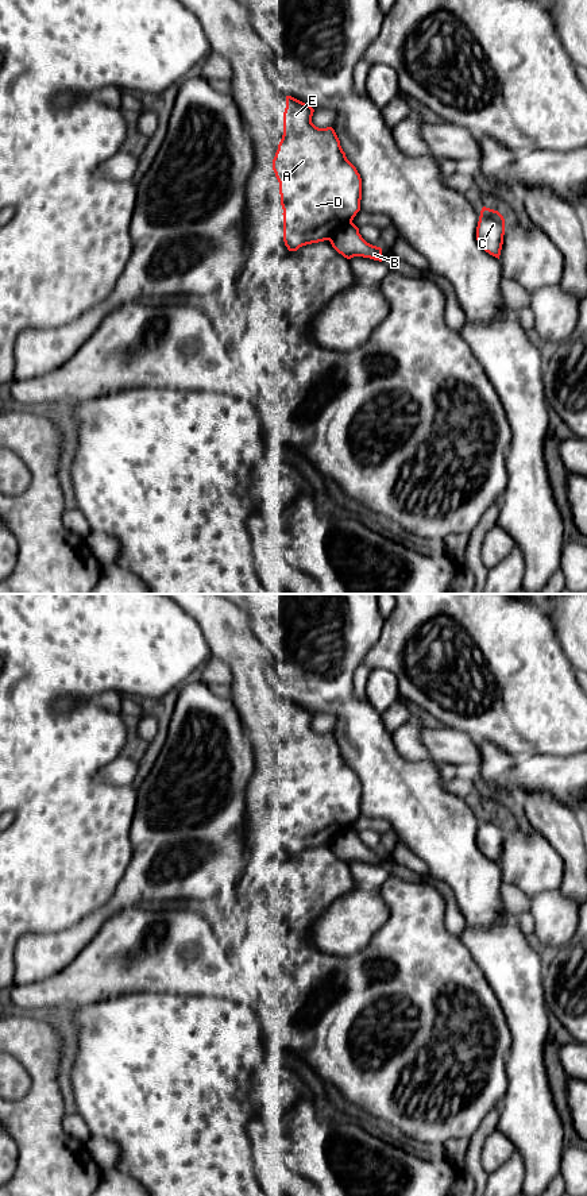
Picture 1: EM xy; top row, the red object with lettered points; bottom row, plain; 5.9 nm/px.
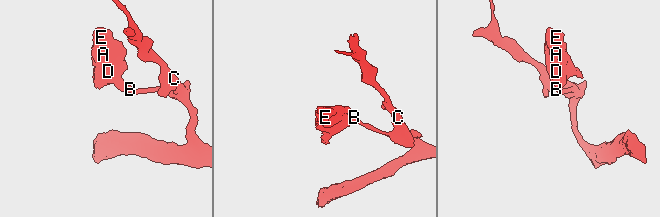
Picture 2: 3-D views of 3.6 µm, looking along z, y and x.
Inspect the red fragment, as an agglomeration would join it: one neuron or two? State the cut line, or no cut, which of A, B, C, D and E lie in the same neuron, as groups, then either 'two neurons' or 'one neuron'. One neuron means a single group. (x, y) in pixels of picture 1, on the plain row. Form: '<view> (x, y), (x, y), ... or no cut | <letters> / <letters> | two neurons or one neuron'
xy (351, 826), (340, 832), (329, 845) | A D E / B C | two neurons

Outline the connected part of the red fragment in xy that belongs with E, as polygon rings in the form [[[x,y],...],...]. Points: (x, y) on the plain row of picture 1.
[[[286,701],[283,740],[273,764],[283,814],[283,846],[289,856],[331,845],[332,840],[352,827],[360,815],[360,779],[347,764],[335,734],[318,733],[312,728],[313,717],[309,709]]]

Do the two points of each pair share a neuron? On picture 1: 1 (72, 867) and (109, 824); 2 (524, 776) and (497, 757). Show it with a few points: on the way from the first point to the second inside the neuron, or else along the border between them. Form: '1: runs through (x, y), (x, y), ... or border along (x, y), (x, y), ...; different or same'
1: runs through (77, 856), (99, 834); same
2: runs through (517, 774), (513, 774), (504, 764); same

